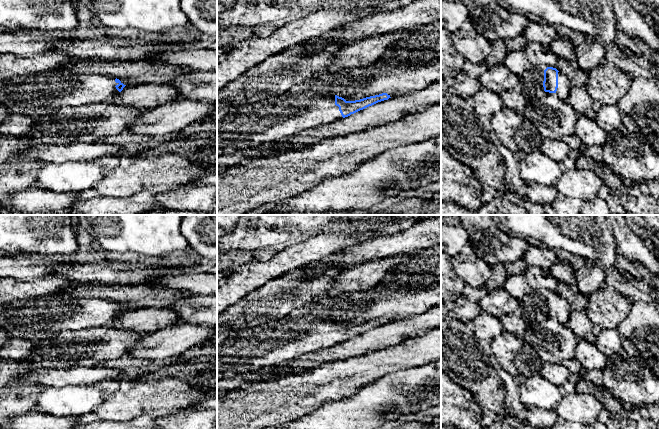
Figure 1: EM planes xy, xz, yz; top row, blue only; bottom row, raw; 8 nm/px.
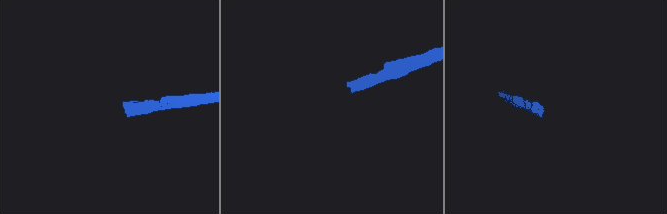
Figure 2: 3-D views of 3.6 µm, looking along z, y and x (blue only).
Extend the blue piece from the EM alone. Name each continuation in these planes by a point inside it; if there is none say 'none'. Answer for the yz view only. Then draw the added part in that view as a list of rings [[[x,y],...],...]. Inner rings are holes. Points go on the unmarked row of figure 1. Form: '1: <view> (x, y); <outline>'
1: yz (564, 312); [[[559,295],[558,296],[558,312],[556,315],[556,318],[558,319],[558,321],[562,323],[563,325],[566,325],[566,323],[568,322],[571,316],[571,313],[572,313],[572,309],[570,307],[570,303]]]

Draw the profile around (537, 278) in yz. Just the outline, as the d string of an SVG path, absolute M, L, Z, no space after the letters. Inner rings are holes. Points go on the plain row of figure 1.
M528 266L524 275L533 295L544 295L547 291L556 291L558 280L548 270Z

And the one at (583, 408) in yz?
M564 393L554 411L559 419L590 425L598 421L602 404L592 394Z

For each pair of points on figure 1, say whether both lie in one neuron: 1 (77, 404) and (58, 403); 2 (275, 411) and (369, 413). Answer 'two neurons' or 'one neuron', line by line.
1: one neuron
2: two neurons

